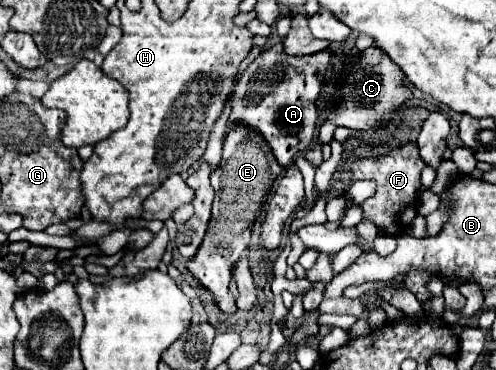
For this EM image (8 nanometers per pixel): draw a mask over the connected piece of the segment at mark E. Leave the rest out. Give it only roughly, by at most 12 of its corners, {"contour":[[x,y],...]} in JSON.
{"contour":[[247,126],[223,142],[207,234],[185,268],[235,314],[231,270],[281,166]]}

